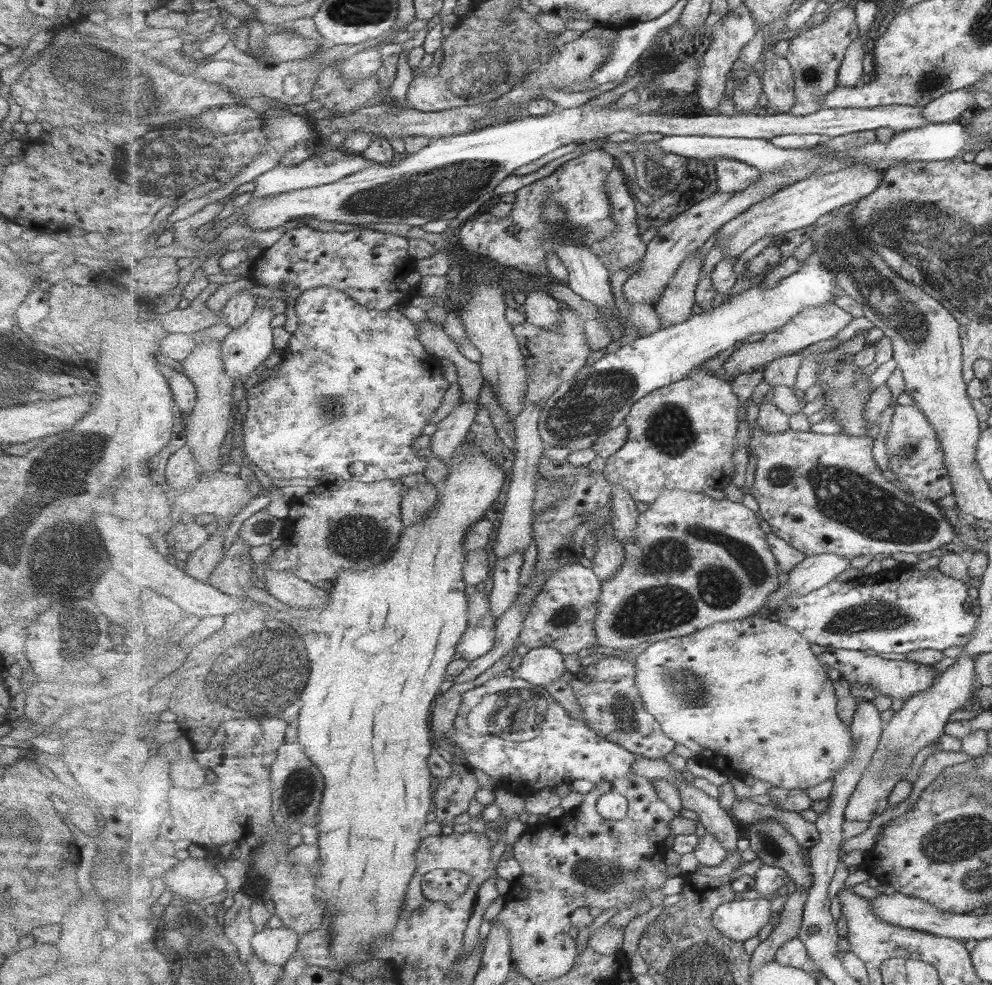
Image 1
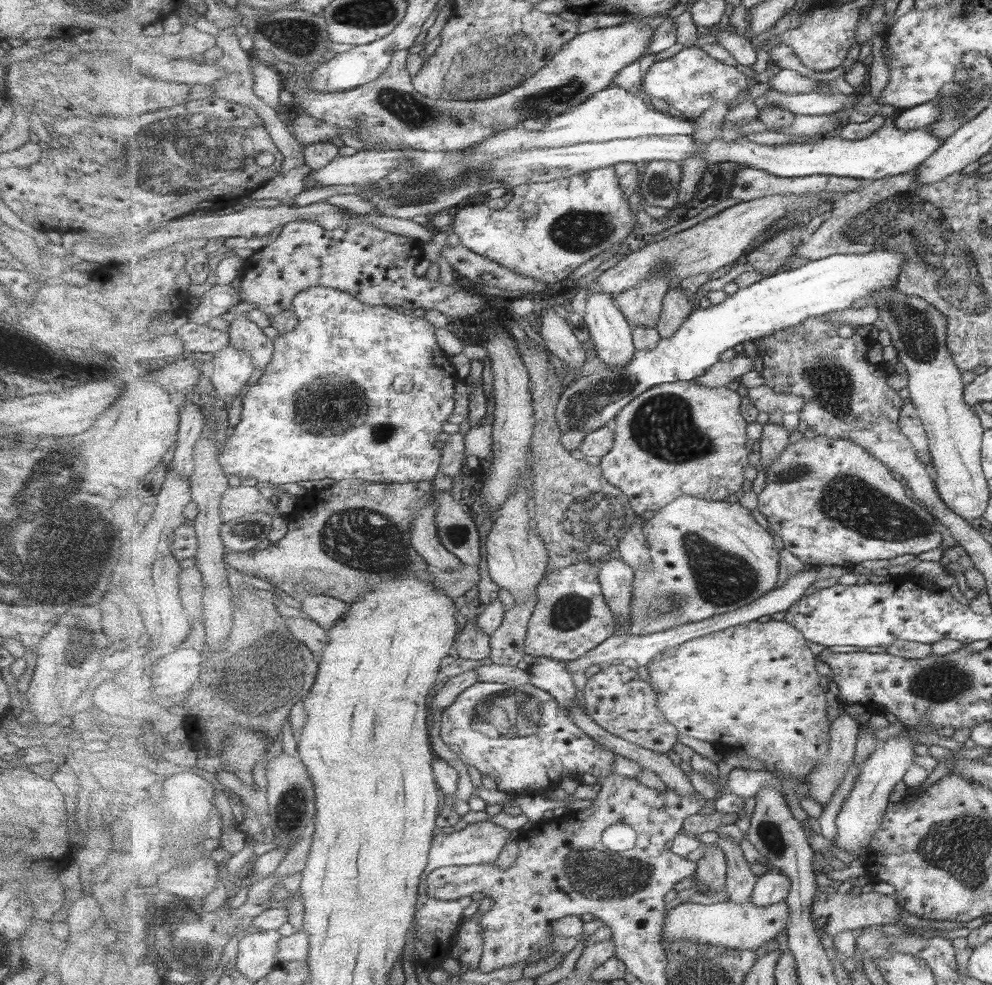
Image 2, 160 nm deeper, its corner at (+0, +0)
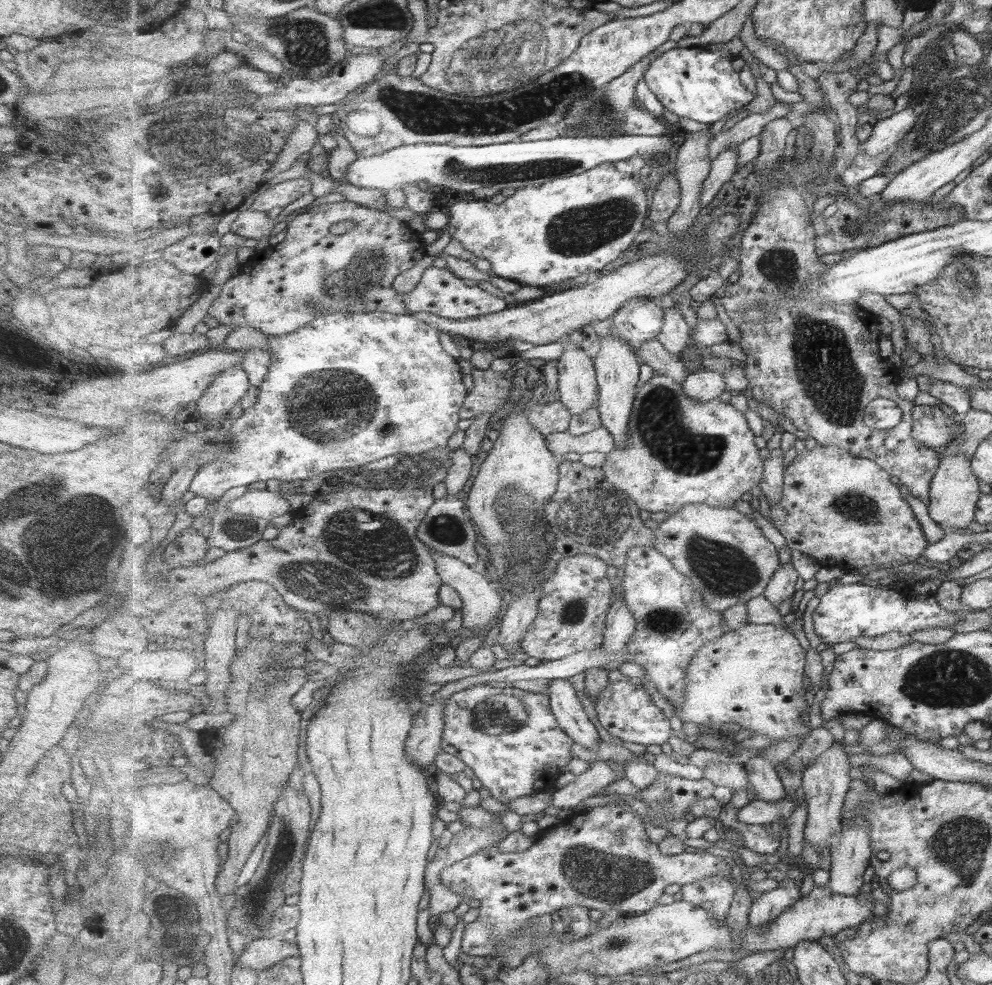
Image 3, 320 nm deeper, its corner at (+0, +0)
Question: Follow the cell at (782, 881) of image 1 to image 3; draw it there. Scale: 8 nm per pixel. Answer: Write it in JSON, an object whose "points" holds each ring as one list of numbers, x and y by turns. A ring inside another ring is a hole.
{"points":[[785,878,774,890,756,896,750,908,750,924,761,927,775,922,790,906,801,900,803,894,799,889,795,879]]}

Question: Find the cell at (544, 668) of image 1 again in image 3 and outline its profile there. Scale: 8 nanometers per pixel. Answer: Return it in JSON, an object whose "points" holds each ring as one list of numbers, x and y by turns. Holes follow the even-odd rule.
{"points":[[556,679,551,681,548,695,553,714,557,717,560,727,576,744,593,751,599,745,599,732,597,726,591,722,589,714,583,710,575,686,571,682]]}

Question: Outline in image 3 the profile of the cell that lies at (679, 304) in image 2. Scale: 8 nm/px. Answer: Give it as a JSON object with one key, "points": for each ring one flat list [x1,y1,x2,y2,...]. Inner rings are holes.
{"points":[[675,307,664,309,664,327,656,336,657,340,674,355,679,355,687,346,689,346,689,330,691,326,687,324,687,320,683,318,683,314]]}

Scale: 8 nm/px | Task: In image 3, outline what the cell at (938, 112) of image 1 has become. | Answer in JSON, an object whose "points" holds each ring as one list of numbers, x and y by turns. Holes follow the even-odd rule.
{"points":[[907,106,902,111,893,114,874,124,871,138,862,144,869,157,879,157,889,150,898,147,901,140,917,126,917,110]]}

